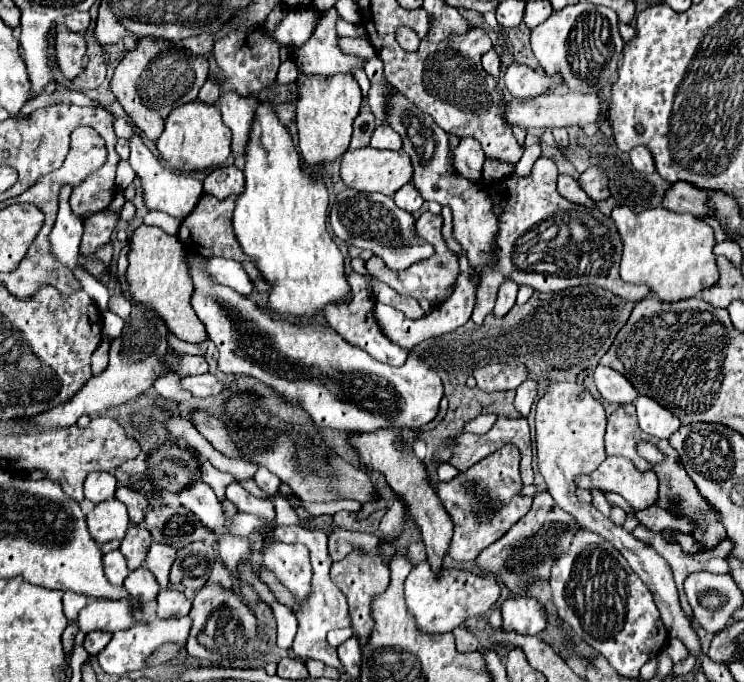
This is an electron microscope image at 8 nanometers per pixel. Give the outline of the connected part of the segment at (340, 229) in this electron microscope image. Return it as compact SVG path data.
M345 187L337 193L335 203L329 213L329 223L341 241L367 249L373 255L381 257L391 271L403 271L413 263L429 259L435 253L435 247L415 235L415 217L395 205L395 201L381 193L363 193L351 187Z

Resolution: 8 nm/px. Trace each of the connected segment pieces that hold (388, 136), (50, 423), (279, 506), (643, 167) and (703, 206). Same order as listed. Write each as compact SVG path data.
M385 123L377 125L377 129L373 131L373 137L371 137L371 147L375 149L393 149L393 151L399 151L401 149L401 137Z
M131 303L131 305L133 309L131 309L131 315L125 319L123 333L111 341L107 369L101 375L89 379L89 383L73 399L69 399L69 403L63 403L55 407L53 411L45 411L37 415L35 419L31 419L35 421L37 427L69 427L69 425L75 425L81 415L105 413L113 405L121 405L121 403L137 399L155 383L157 377L167 375L171 371L167 363L163 361L165 355L173 353L173 349L167 343L169 329L165 321L155 311L141 307L139 303Z
M275 497L275 511L277 511L277 525L303 525L303 521L297 517L297 513L293 511L293 507L289 505L287 499L283 497Z
M639 145L639 147L631 149L629 155L631 155L631 163L633 163L633 167L635 167L639 173L647 173L647 175L649 175L649 173L655 173L653 155L651 155L651 151L649 151L647 147Z
M675 183L663 199L663 207L677 213L693 213L697 217L715 217L715 209L707 205L705 191L689 187L687 183Z

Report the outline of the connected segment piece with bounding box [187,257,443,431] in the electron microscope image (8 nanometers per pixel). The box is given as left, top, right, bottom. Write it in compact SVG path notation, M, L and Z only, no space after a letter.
M187 257L187 267L193 281L191 307L205 325L209 339L219 349L219 369L223 373L245 373L263 381L287 397L289 403L305 409L319 429L329 427L341 431L375 431L381 427L423 427L437 417L439 403L443 399L443 383L437 371L421 361L417 351L409 351L409 357L401 367L379 363L363 349L347 343L333 327L325 323L299 325L273 319L249 297L227 285L211 281L211 275L207 275L203 263L205 261L201 257Z

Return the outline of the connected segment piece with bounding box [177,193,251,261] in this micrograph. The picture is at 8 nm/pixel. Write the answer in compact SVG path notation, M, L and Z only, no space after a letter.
M203 193L199 203L195 205L195 209L191 211L191 215L185 217L185 221L179 227L177 237L181 239L183 247L187 251L195 251L199 255L207 255L207 257L227 257L227 259L235 259L235 261L247 261L251 257L247 257L241 251L241 245L237 243L237 237L233 233L233 207L235 207L235 199L215 199L209 193Z

